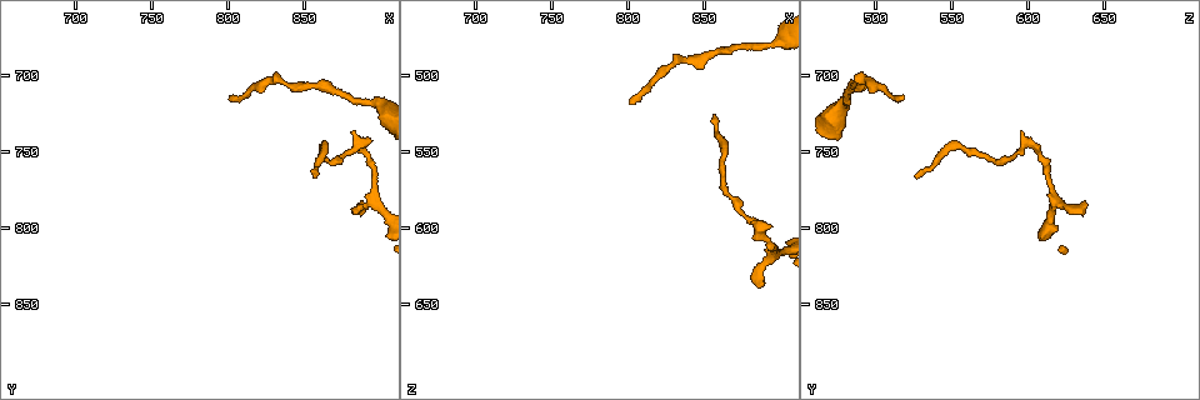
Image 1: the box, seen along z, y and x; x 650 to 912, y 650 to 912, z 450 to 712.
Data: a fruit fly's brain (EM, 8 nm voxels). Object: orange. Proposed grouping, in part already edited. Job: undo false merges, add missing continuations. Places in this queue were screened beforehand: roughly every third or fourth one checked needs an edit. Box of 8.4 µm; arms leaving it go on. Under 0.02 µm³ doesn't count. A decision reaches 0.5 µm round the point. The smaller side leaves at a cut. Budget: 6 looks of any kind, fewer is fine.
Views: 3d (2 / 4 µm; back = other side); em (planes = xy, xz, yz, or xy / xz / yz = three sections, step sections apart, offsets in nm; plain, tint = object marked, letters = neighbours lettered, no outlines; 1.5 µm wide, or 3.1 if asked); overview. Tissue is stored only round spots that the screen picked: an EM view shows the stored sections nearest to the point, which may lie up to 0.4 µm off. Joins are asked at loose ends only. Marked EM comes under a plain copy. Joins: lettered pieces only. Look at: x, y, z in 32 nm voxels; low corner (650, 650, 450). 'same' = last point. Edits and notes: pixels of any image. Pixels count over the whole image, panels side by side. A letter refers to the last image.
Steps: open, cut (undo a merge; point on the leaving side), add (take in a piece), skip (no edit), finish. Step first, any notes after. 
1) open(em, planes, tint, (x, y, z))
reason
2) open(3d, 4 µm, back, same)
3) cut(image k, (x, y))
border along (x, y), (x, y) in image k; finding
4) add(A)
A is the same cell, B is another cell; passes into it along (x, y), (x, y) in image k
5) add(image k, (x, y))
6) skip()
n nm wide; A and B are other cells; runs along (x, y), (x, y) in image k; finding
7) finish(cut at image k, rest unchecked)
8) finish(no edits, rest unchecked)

open(em, planes, letters, (890, 788, 636))
branch stops here

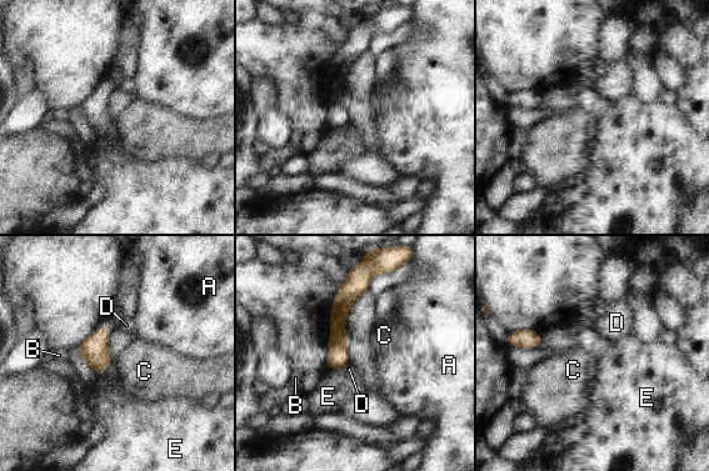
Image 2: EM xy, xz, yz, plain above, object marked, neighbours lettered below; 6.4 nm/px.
skip()
140 nm wide; E touches over 90 nm; A, B, C, D and E are other cells; none of them fits

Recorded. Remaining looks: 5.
open(3d, 2 µm, (856, 766, 526))
long arm stops here

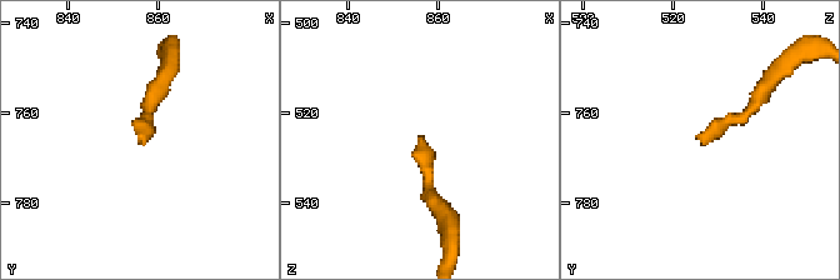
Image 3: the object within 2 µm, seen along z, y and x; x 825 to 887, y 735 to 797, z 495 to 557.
open(em, yz, step 8, letters, (856, 766, 525))

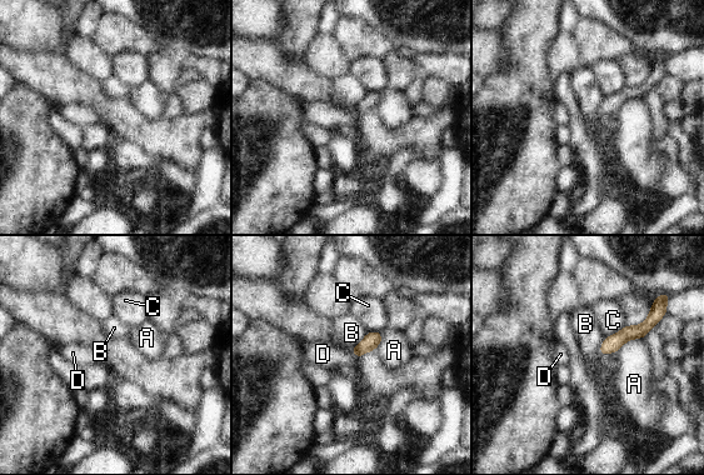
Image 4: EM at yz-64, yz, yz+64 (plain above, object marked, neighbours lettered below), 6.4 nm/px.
open(em, planes, letters, same)
another direction

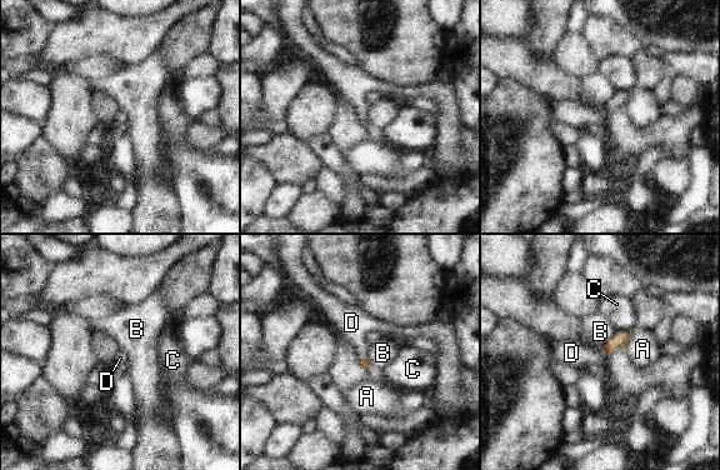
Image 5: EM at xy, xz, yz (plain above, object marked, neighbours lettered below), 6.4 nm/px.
add(D)
D is the same cell, A, B and C are other cells; the neuron continues

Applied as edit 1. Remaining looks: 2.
finish(add at image 5, rest unchecked)

